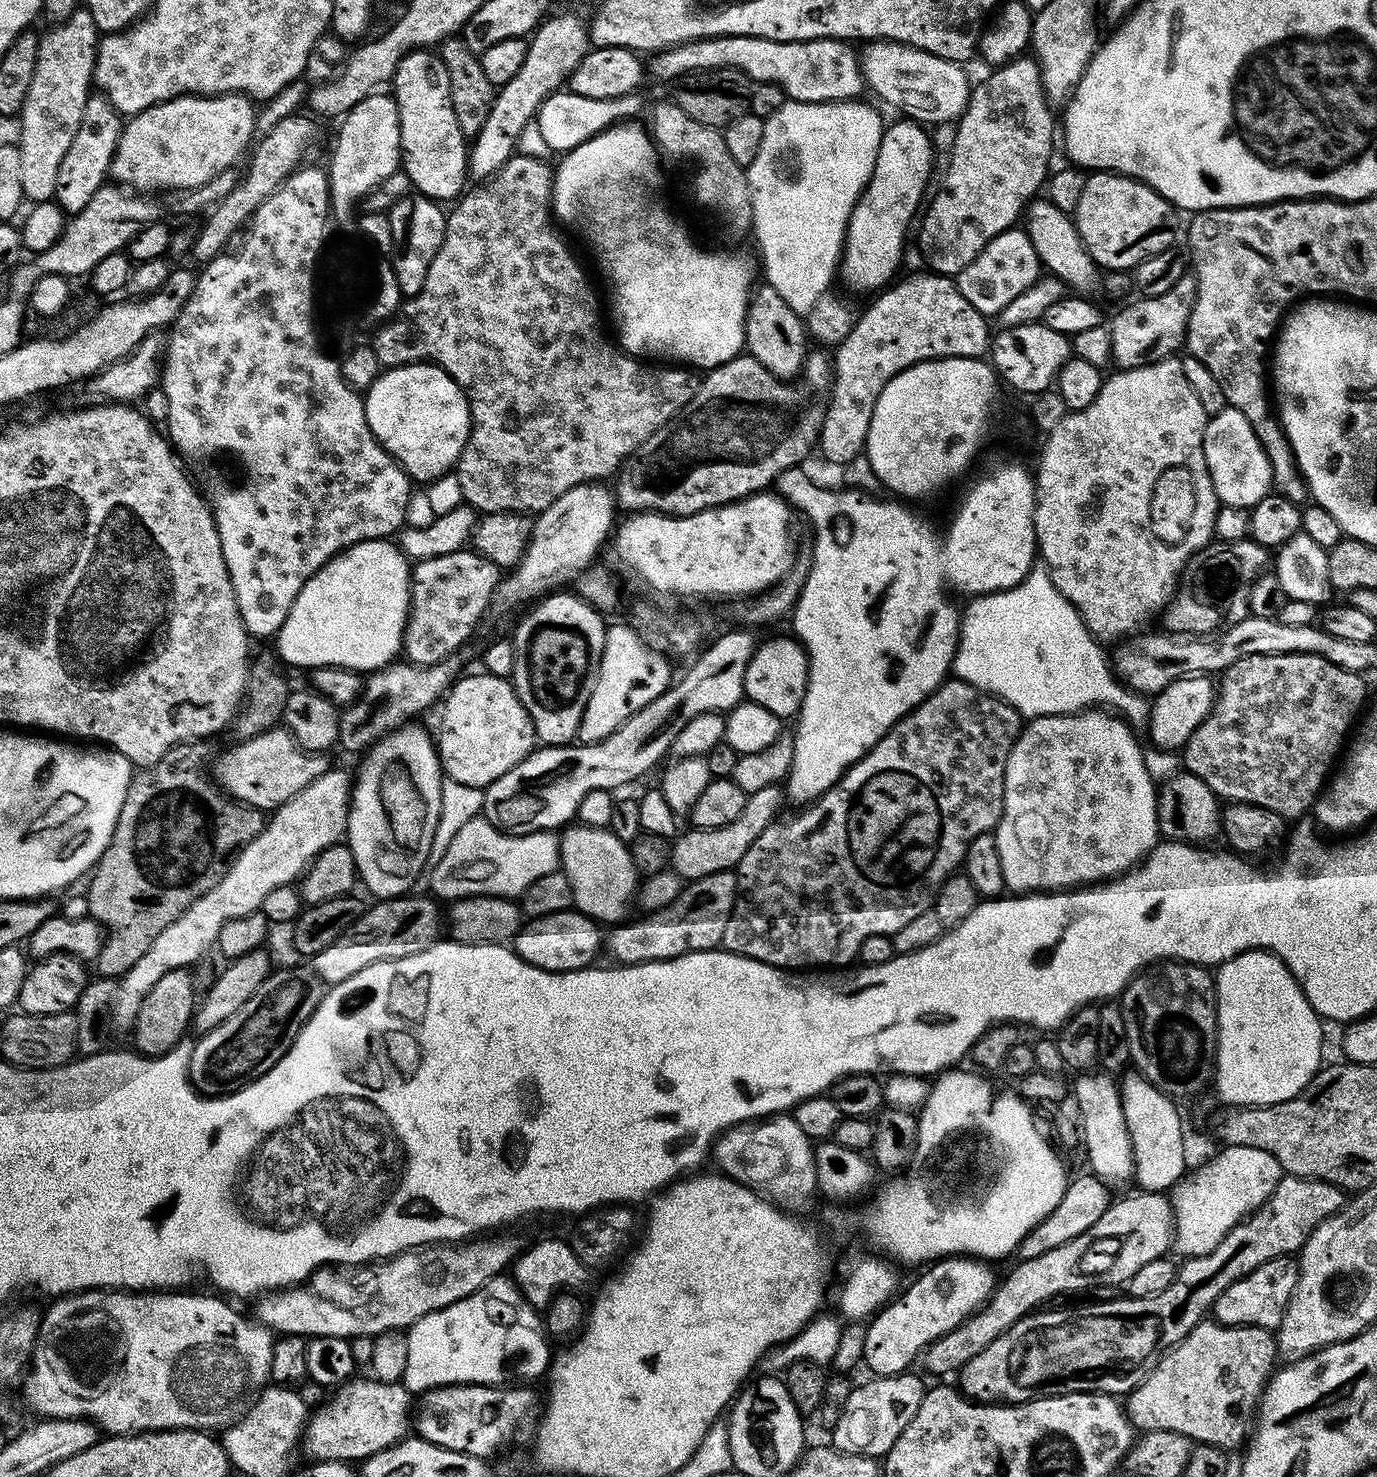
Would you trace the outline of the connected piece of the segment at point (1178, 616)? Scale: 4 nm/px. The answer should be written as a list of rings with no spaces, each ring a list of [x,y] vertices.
[[[1251,538],[1233,544],[1213,542],[1202,551],[1196,552],[1188,560],[1178,581],[1176,595],[1164,606],[1162,621],[1164,620],[1165,626],[1168,627],[1165,629],[1172,634],[1210,636],[1225,621],[1228,624],[1242,622],[1250,615],[1248,595],[1252,593],[1252,581],[1261,575],[1269,564],[1269,549],[1263,548]]]

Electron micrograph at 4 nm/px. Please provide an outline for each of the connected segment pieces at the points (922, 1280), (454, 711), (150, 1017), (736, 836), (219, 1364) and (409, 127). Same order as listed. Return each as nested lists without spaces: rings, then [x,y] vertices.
[[[966,1256],[945,1258],[925,1267],[921,1271],[925,1272],[908,1289],[904,1288],[899,1295],[891,1299],[871,1317],[870,1360],[872,1356],[873,1373],[876,1376],[899,1376],[901,1372],[909,1371],[913,1367],[911,1364],[915,1360],[917,1363],[921,1359],[922,1353],[928,1345],[933,1344],[938,1338],[942,1338],[942,1334],[957,1328],[963,1320],[967,1320],[979,1308],[983,1308],[998,1283],[998,1276],[992,1273],[992,1268],[991,1263]]]
[[[481,671],[480,676],[461,675],[448,689],[440,712],[440,736],[438,732],[438,751],[443,775],[465,786],[485,789],[502,774],[514,770],[537,747],[536,731],[530,714],[522,706],[516,691],[512,689],[511,679],[503,676],[491,676]]]
[[[179,968],[162,974],[162,978],[154,982],[150,994],[142,998],[142,1006],[138,1006],[136,1023],[130,1032],[136,1039],[135,1051],[140,1055],[165,1056],[189,1031],[198,1003],[198,991],[196,992],[196,984],[190,973],[188,968]]]
[[[766,786],[766,790],[758,790],[758,794],[748,797],[742,814],[738,814],[738,818],[734,818],[734,822],[730,822],[721,828],[698,828],[692,826],[689,827],[689,832],[681,831],[672,840],[671,871],[679,874],[681,880],[691,882],[706,878],[710,874],[718,874],[719,872],[735,869],[736,863],[742,858],[742,854],[746,854],[746,850],[750,850],[750,845],[758,838],[758,834],[762,834],[762,830],[769,828],[777,819],[776,810],[780,806],[780,796],[782,800],[782,792],[779,787]]]
[[[92,1288],[89,1292],[73,1292],[53,1299],[40,1317],[40,1329],[32,1351],[30,1371],[23,1377],[22,1400],[29,1404],[40,1418],[75,1420],[87,1418],[108,1434],[131,1434],[134,1432],[161,1432],[163,1428],[198,1428],[209,1434],[231,1428],[256,1401],[270,1380],[270,1354],[274,1333],[255,1319],[243,1316],[236,1308],[227,1304],[227,1299],[216,1296],[199,1296],[193,1290],[109,1290]]]
[[[416,49],[404,56],[392,79],[392,97],[399,110],[399,128],[401,136],[401,167],[408,176],[413,189],[423,196],[437,202],[457,199],[468,182],[468,140],[458,126],[450,102],[449,74],[444,61],[431,49]]]

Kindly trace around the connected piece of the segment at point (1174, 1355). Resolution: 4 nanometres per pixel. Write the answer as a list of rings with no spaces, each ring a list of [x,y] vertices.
[[[1205,1318],[1194,1326],[1194,1330],[1190,1330],[1190,1334],[1186,1334],[1182,1342],[1165,1352],[1163,1358],[1148,1372],[1148,1377],[1133,1392],[1127,1393],[1128,1421],[1135,1429],[1144,1432],[1170,1430],[1193,1442],[1210,1444],[1223,1450],[1239,1449],[1253,1431],[1260,1398],[1264,1395],[1264,1385],[1268,1383],[1277,1364],[1276,1337],[1269,1329],[1226,1326],[1217,1324],[1215,1319]]]

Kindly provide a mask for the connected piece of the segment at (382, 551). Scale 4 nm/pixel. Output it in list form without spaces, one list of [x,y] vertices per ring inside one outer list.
[[[391,539],[383,540],[363,540],[354,546],[344,549],[338,556],[333,556],[320,571],[315,572],[302,586],[286,622],[280,627],[279,632],[274,637],[276,648],[280,651],[280,656],[288,664],[293,664],[296,668],[305,668],[311,670],[314,668],[349,668],[351,672],[367,674],[377,672],[379,668],[385,668],[393,663],[401,655],[404,646],[404,627],[408,624],[408,608],[412,605],[412,568],[410,561],[399,547]]]

